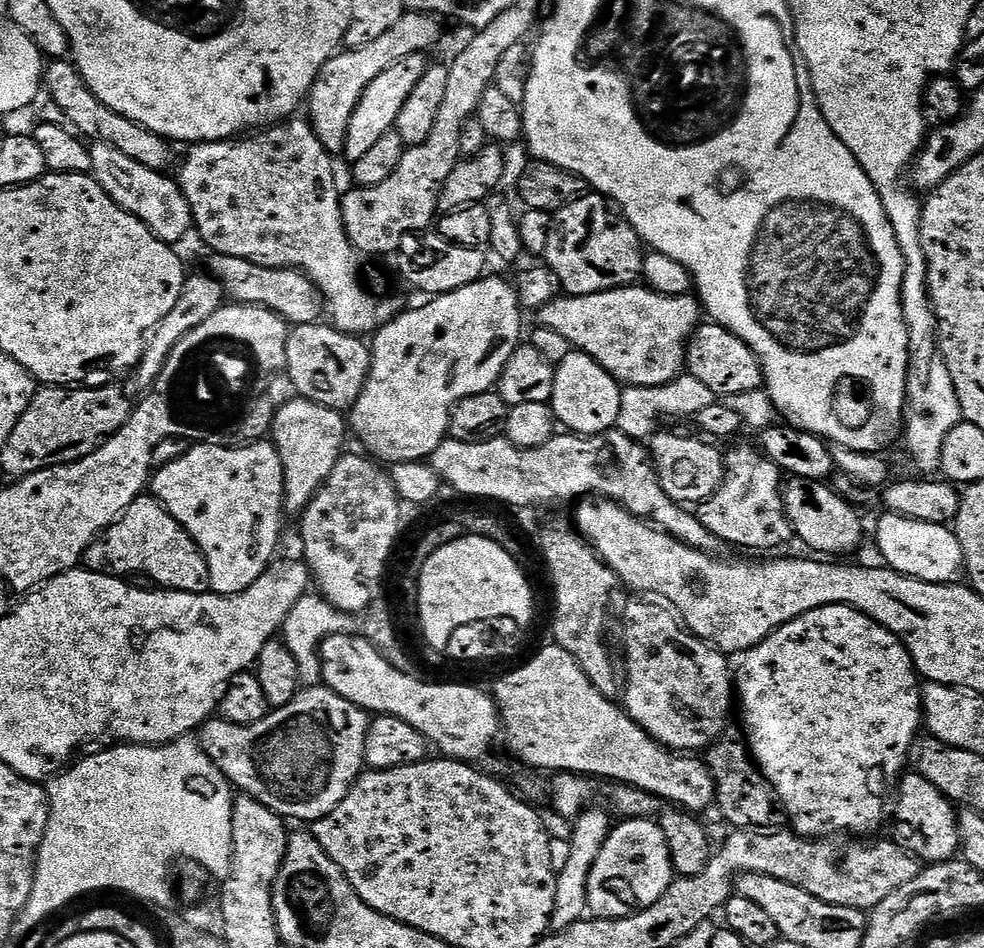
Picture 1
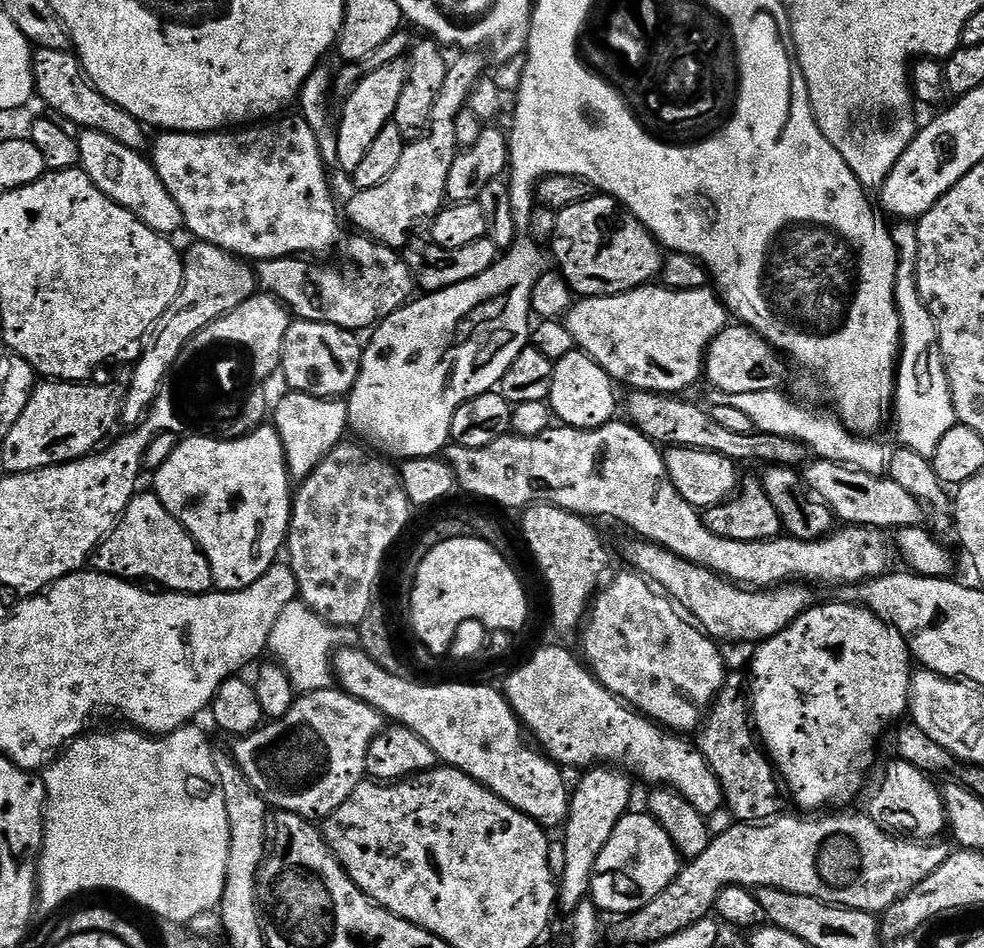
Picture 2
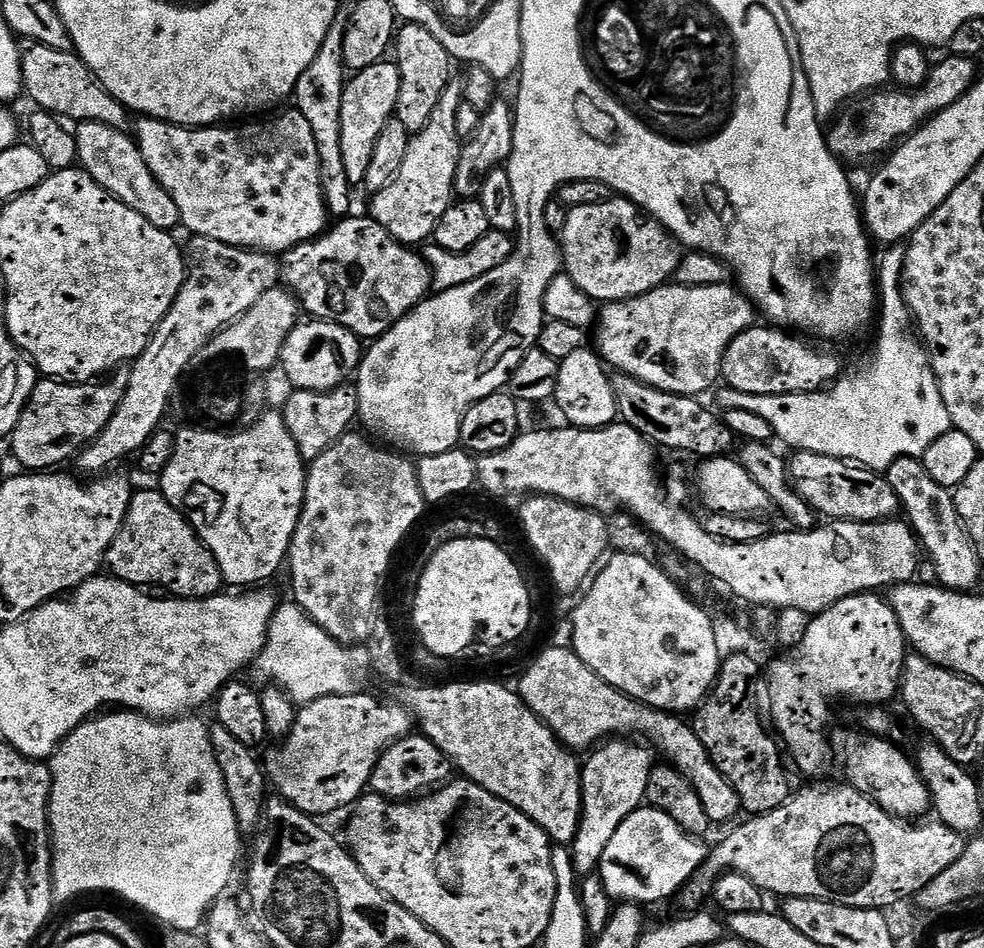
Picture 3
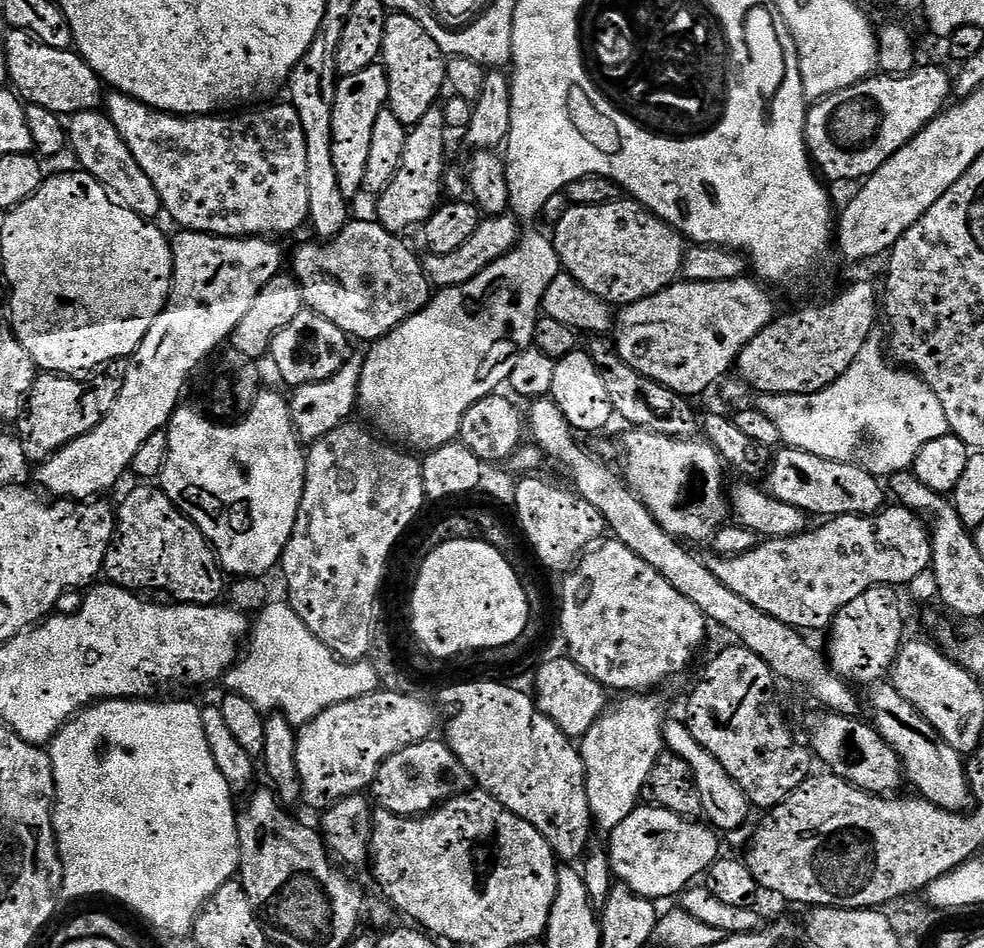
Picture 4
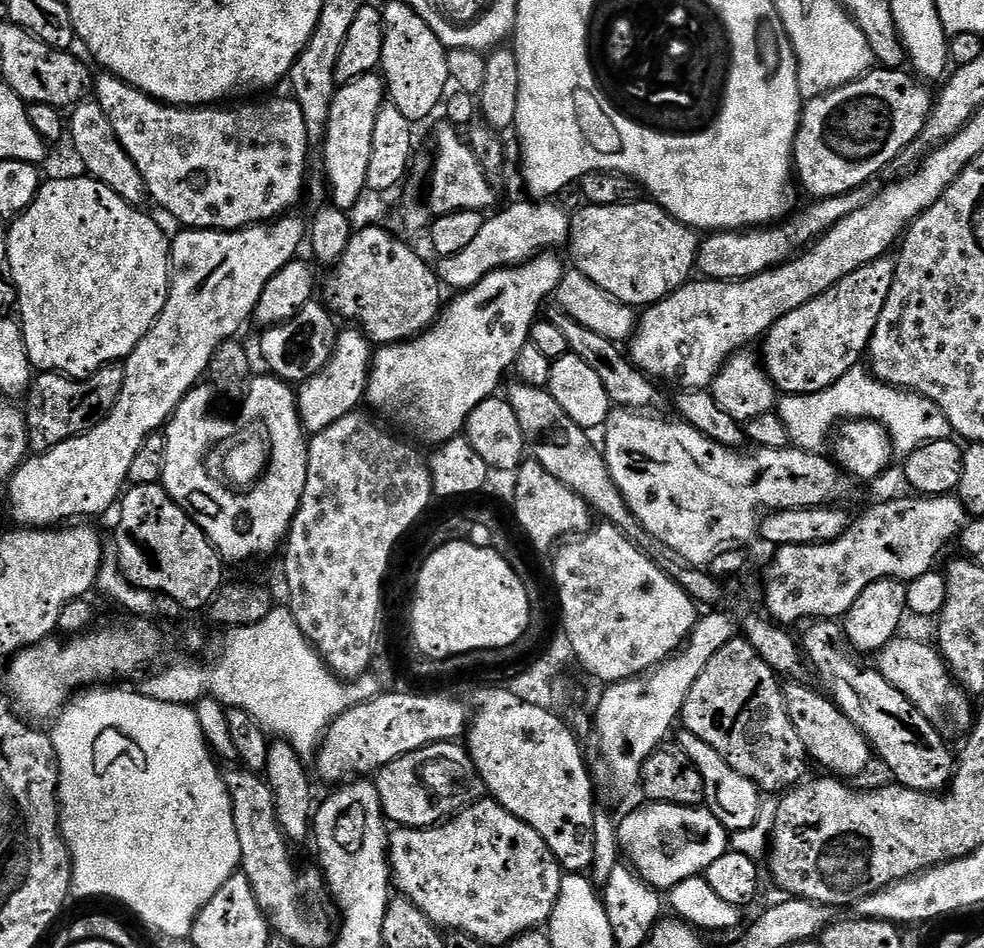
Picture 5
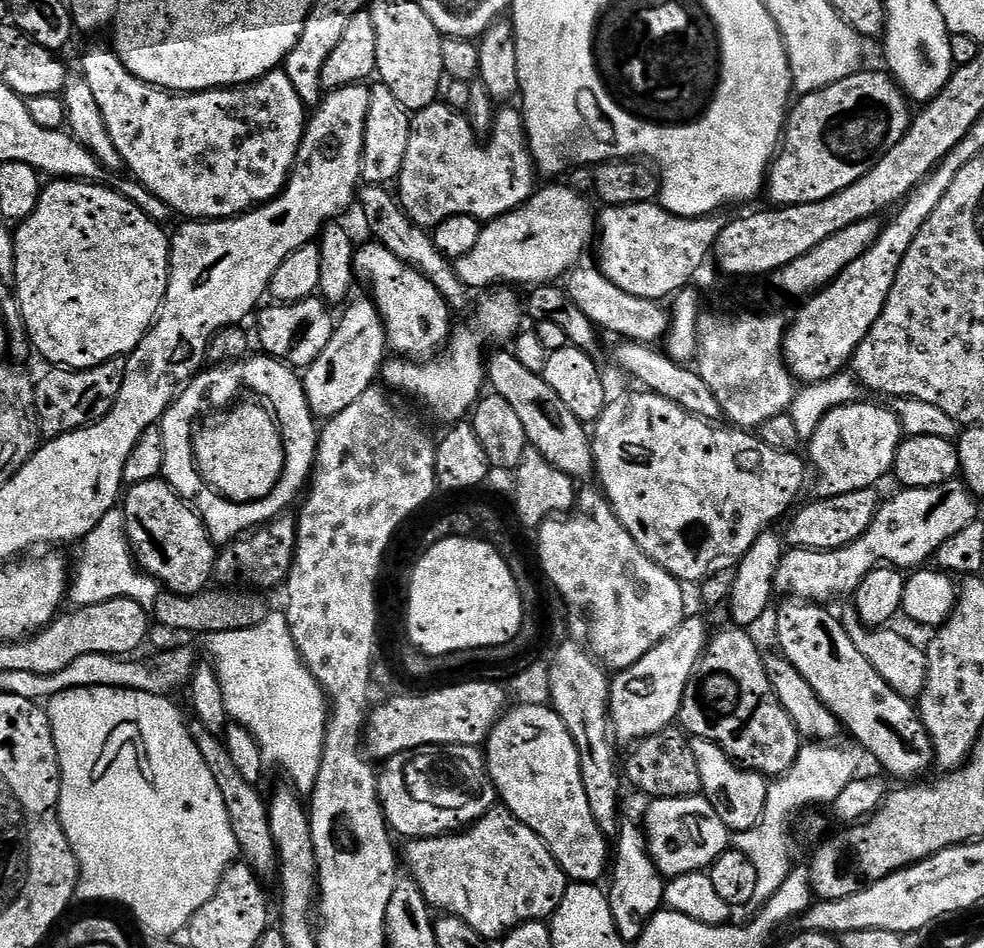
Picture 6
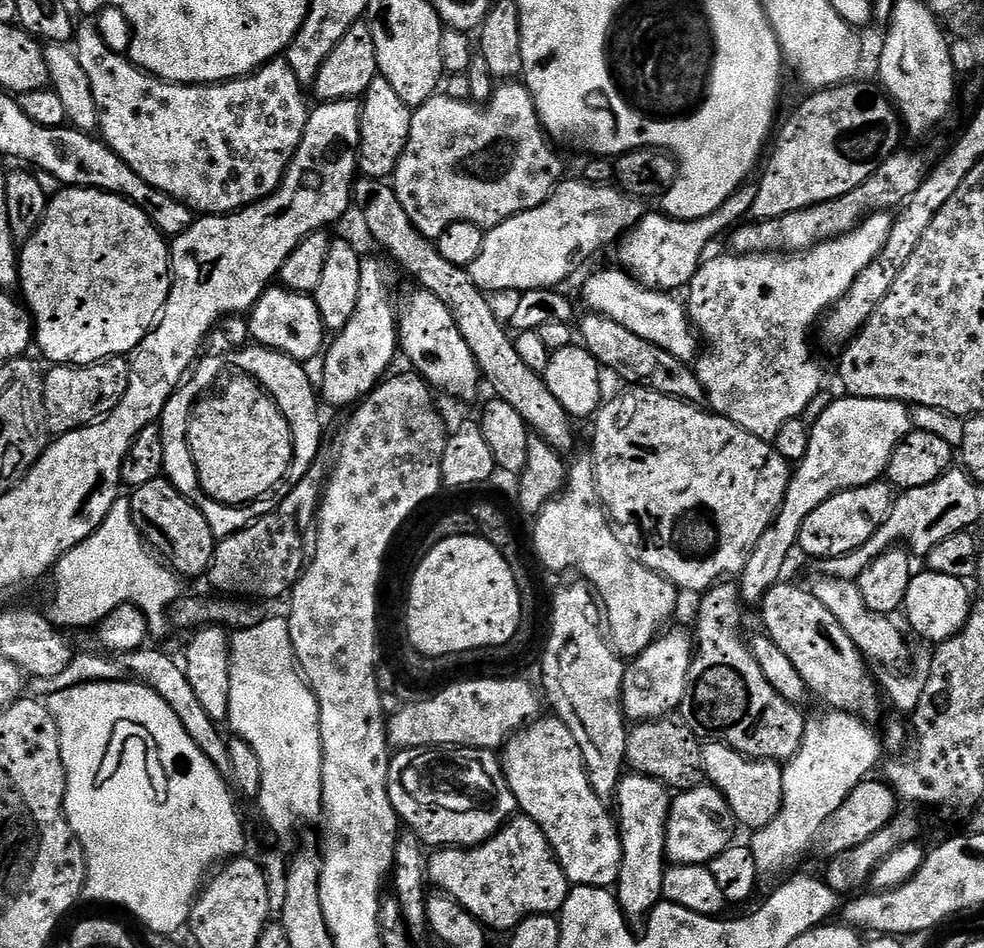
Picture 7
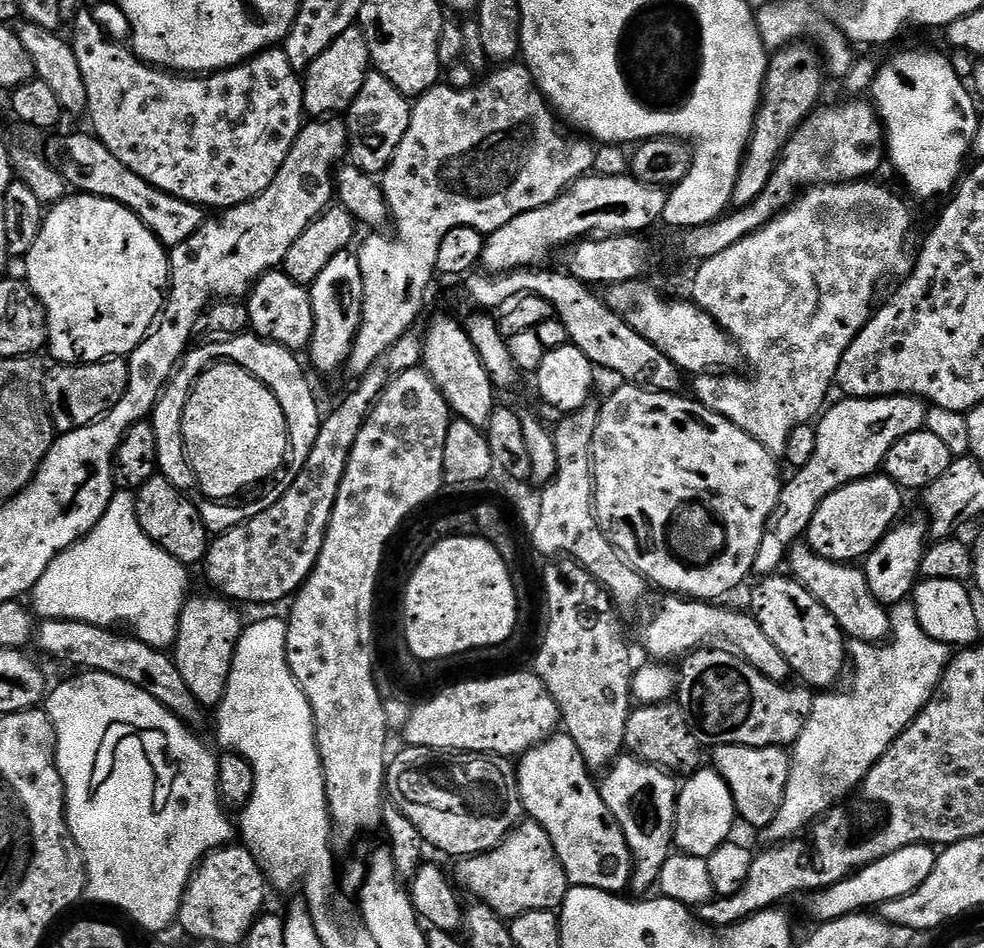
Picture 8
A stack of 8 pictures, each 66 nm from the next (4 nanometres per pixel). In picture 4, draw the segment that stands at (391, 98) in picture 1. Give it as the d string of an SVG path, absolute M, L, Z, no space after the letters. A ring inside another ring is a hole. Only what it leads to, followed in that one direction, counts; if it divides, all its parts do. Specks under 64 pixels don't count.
M379 63L371 64L358 74L340 76L334 98L334 168L338 170L342 194L349 198L361 195L366 178L366 162L370 155L370 138L374 122L388 103L388 74Z

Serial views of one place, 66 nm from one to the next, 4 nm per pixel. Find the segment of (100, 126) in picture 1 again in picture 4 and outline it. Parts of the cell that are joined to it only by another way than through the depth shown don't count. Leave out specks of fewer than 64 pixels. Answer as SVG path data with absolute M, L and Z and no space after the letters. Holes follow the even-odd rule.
M17 28L5 31L2 50L6 54L8 79L21 101L46 106L54 114L71 118L80 112L95 112L105 103L106 85L80 53L37 42L29 32Z

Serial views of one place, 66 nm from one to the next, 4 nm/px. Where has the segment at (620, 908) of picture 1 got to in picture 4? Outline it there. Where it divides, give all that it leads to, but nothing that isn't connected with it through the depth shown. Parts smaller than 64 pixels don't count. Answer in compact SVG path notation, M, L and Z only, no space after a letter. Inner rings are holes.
M637 806L630 814L630 818L623 820L623 822L621 822L617 828L615 828L615 830L610 833L610 840L612 840L612 845L607 845L606 851L608 857L610 858L610 862L612 863L612 875L617 881L619 881L619 883L625 884L630 890L634 890L634 894L645 896L647 900L653 902L661 902L660 900L666 899L667 896L677 895L676 897L679 897L681 893L683 893L685 889L689 887L689 885L691 885L693 882L699 881L696 879L698 879L699 876L701 879L701 877L707 873L708 867L712 865L712 863L714 863L714 861L716 861L716 859L721 855L721 837L718 835L717 829L709 826L707 823L701 822L701 824L696 824L700 822L697 822L695 819L689 818L687 816L679 816L678 814L674 814L665 808L658 808L655 806L647 806L648 808L644 807L645 806Z

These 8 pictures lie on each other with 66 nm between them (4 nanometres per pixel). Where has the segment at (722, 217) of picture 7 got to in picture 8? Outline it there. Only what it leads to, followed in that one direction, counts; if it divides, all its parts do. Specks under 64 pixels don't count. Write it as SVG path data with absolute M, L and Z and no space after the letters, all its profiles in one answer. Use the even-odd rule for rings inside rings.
M808 42L790 43L779 49L768 61L760 110L756 114L756 124L752 127L744 161L740 163L738 182L734 186L731 203L733 209L750 206L754 198L766 190L766 182L770 182L770 174L774 174L776 163L780 161L781 150L788 145L788 139L804 125L805 118L812 115L821 103L826 64L821 53L811 43L804 43Z

